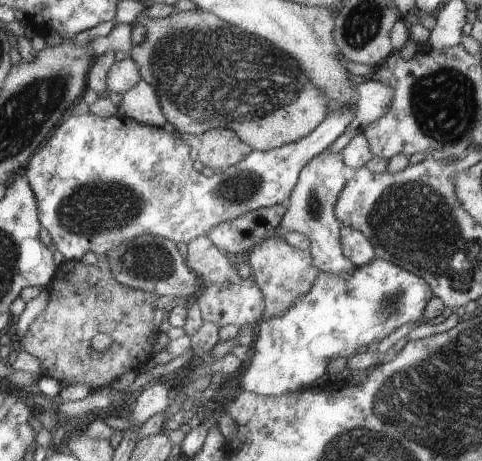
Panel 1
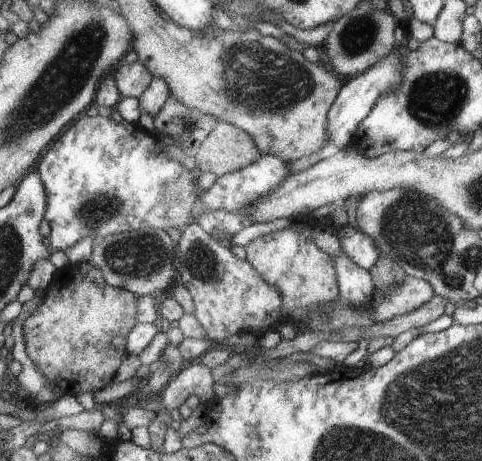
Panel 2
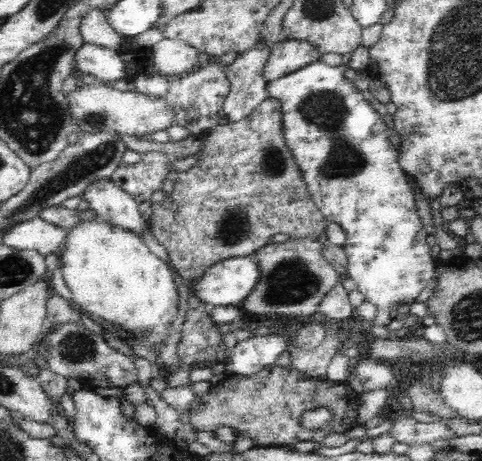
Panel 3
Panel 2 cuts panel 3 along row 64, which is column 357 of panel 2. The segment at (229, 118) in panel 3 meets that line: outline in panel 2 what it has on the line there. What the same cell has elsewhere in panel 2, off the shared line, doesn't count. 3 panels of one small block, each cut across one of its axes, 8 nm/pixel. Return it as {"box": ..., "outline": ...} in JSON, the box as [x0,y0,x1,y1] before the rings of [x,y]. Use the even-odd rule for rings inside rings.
{"box":[337,224,381,270],"outline":[[[347,224],[345,228],[341,228],[341,232],[339,232],[337,238],[341,240],[343,252],[345,252],[345,254],[353,260],[353,264],[357,264],[359,268],[371,270],[371,268],[377,264],[377,260],[379,260],[381,254],[379,254],[379,250],[377,250],[375,242],[373,242],[367,234],[363,234],[361,230],[357,230],[355,226]]]}

